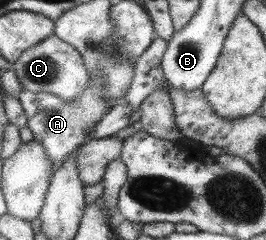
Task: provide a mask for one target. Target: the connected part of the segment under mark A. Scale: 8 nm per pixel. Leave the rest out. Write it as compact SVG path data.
M93 69L91 73L88 73L89 81L85 90L75 99L69 99L69 101L62 101L59 97L52 95L51 93L32 93L26 90L20 90L17 93L17 100L20 102L22 111L26 116L26 127L30 129L33 138L39 141L39 144L44 148L47 156L51 159L54 169L57 165L69 154L74 148L78 149L84 141L88 140L87 129L92 125L96 125L97 121L102 117L103 113L103 71L101 69Z

